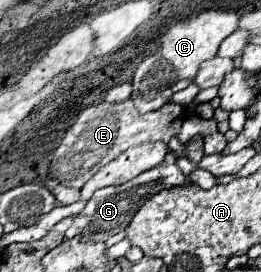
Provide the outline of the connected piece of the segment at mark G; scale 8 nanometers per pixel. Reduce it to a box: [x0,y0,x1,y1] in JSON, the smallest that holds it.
[66,152,186,242]

